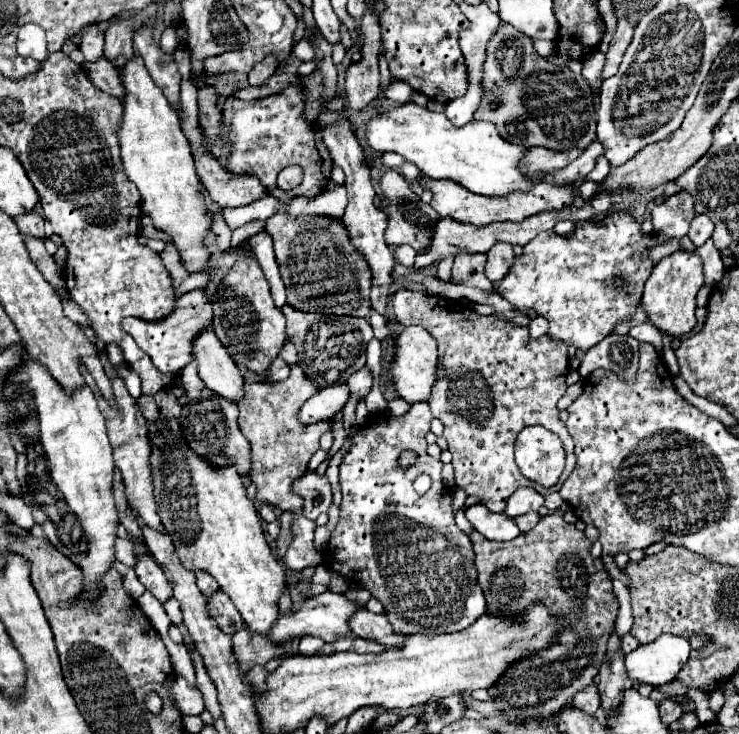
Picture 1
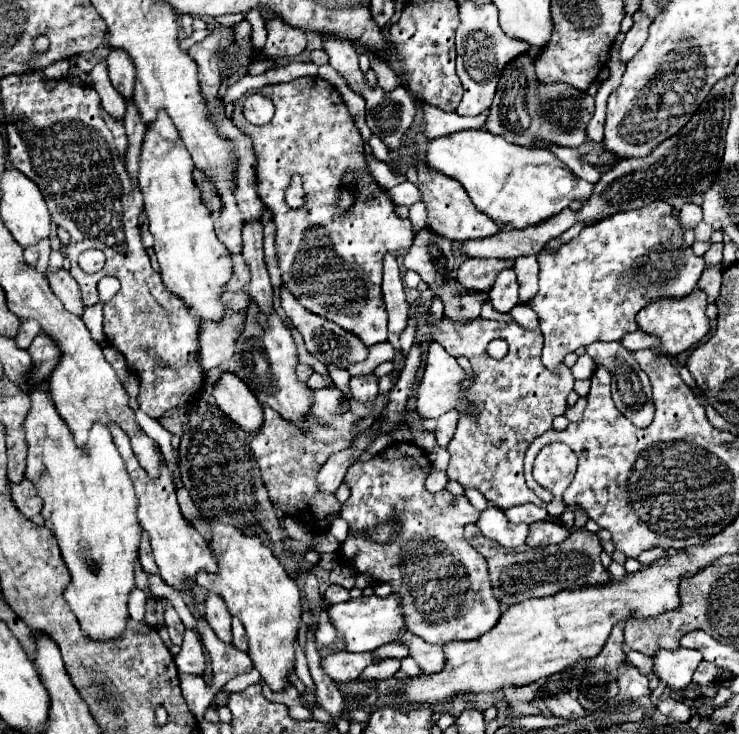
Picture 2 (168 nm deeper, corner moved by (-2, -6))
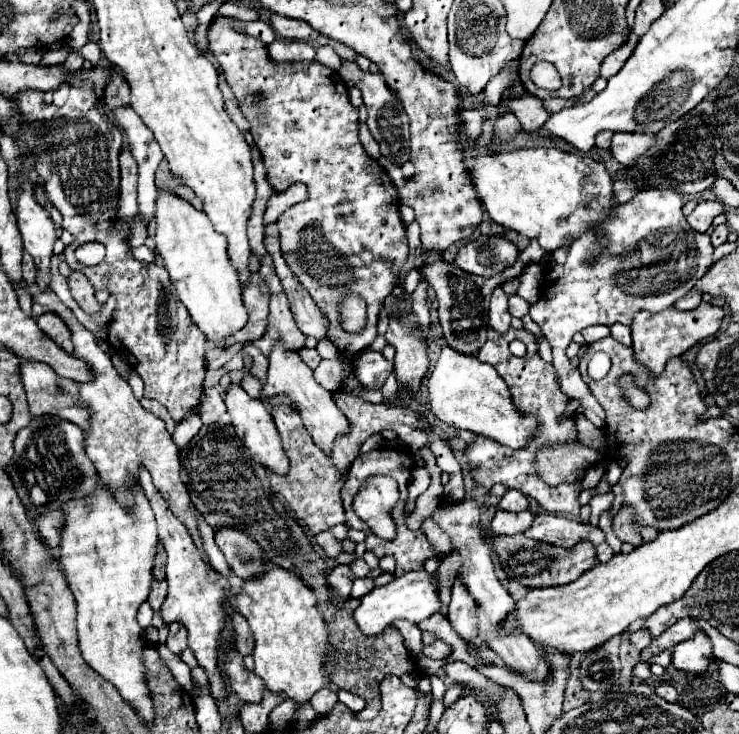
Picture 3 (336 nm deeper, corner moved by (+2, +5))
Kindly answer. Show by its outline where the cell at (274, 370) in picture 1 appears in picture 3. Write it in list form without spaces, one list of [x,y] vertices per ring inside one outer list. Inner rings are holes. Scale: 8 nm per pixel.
[[[300,349],[300,357],[302,361],[310,367],[310,369],[316,369],[318,363],[320,363],[320,355],[316,349]]]

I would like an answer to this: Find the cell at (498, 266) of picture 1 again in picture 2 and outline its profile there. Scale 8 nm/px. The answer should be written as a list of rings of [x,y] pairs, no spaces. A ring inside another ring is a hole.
[[[504,270],[496,278],[494,288],[488,292],[490,304],[494,306],[496,312],[510,312],[518,304],[518,282],[514,270]]]

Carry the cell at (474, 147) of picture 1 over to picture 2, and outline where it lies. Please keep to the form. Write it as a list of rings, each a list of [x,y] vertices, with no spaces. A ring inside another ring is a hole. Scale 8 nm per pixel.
[[[462,130],[432,140],[424,162],[458,180],[474,206],[498,226],[510,226],[516,230],[536,226],[560,214],[572,200],[588,200],[594,190],[592,182],[578,178],[546,148],[516,146],[486,130]]]

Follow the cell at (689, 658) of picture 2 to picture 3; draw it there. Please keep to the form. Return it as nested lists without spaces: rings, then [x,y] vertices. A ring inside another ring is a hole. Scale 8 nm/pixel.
[[[698,631],[692,639],[682,641],[674,647],[672,667],[684,673],[700,673],[708,667],[710,657],[712,657],[712,643],[706,633]]]

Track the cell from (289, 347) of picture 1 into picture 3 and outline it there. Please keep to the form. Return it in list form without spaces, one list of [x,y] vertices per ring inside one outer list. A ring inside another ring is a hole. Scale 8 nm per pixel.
[[[320,361],[320,365],[314,369],[314,379],[328,391],[336,391],[342,387],[340,377],[340,361]]]

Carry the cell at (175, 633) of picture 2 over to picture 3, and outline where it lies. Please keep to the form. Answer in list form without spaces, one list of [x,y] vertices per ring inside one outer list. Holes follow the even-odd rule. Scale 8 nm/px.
[[[178,621],[170,623],[170,627],[168,627],[166,647],[168,647],[172,653],[176,653],[176,655],[180,655],[180,653],[188,647],[188,633],[186,633],[184,625],[180,625]]]

